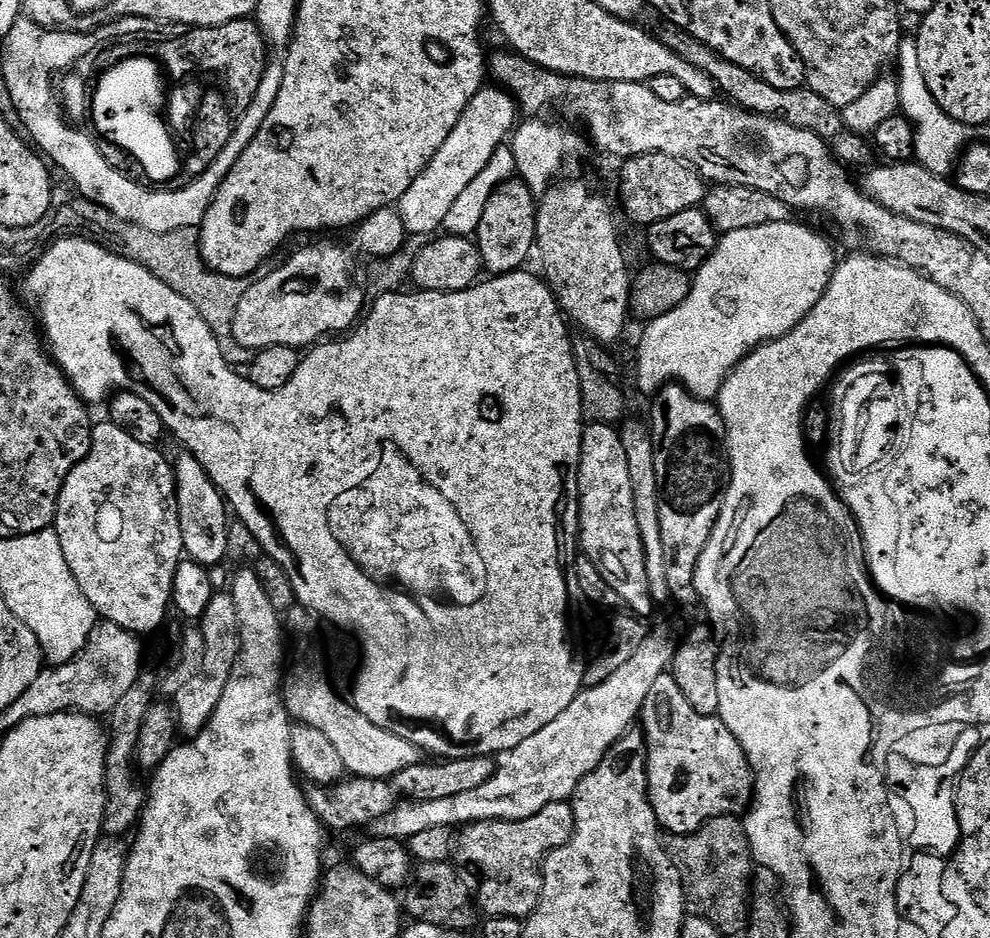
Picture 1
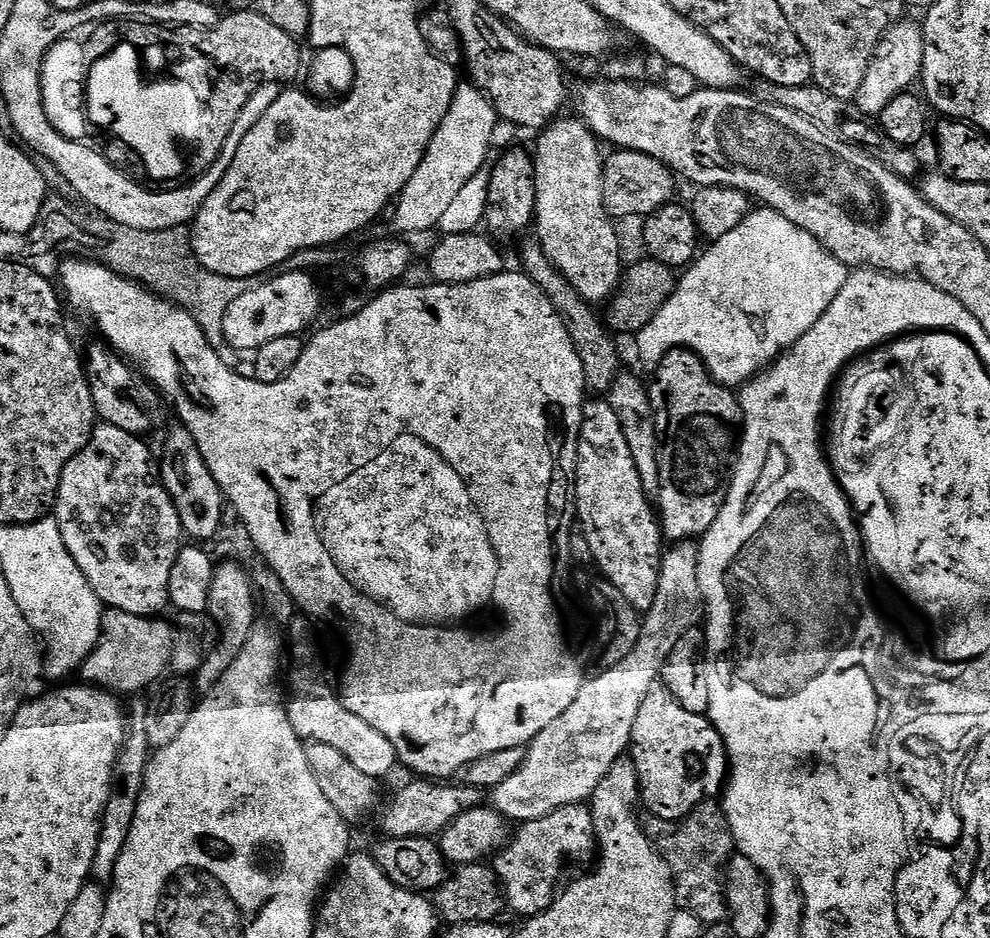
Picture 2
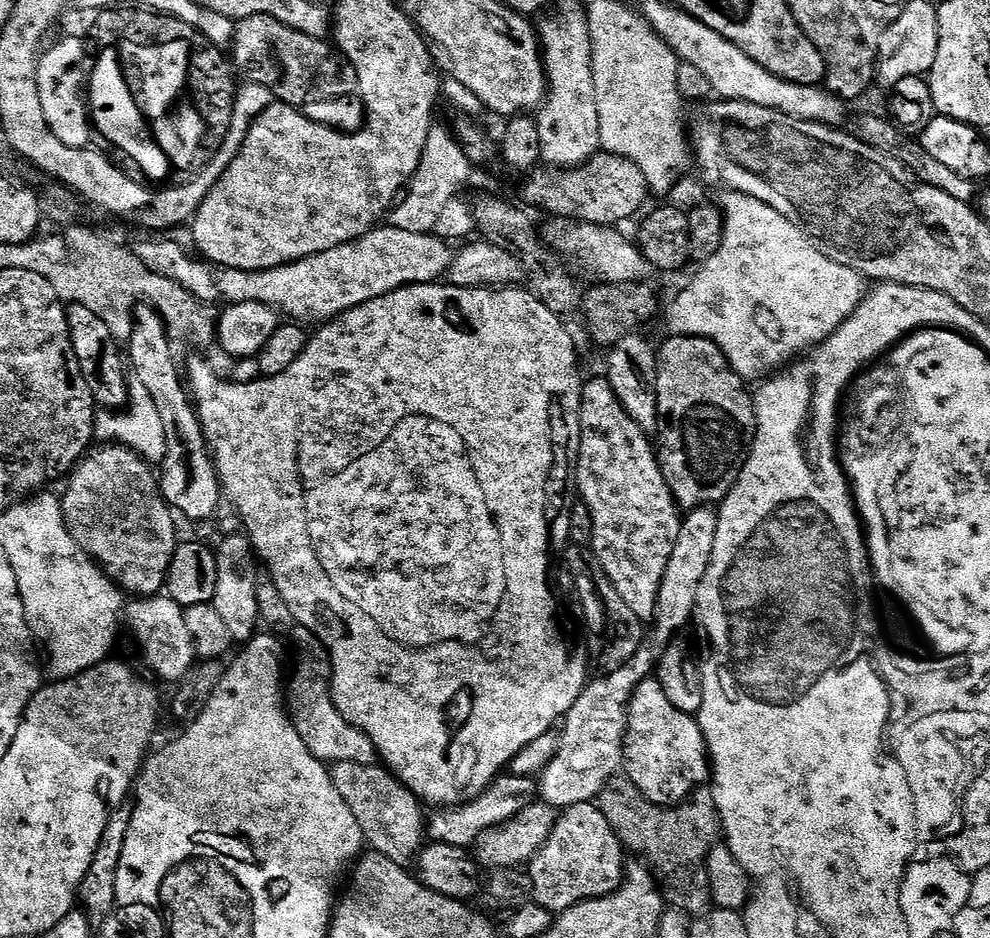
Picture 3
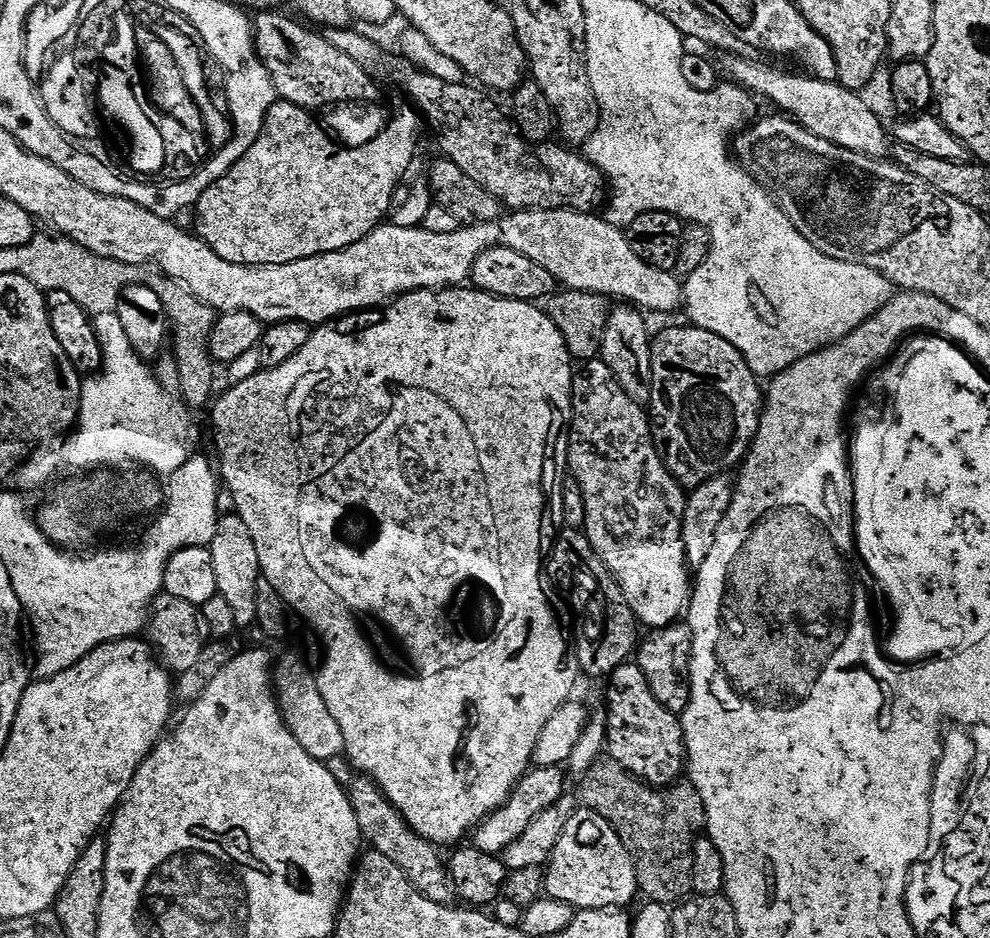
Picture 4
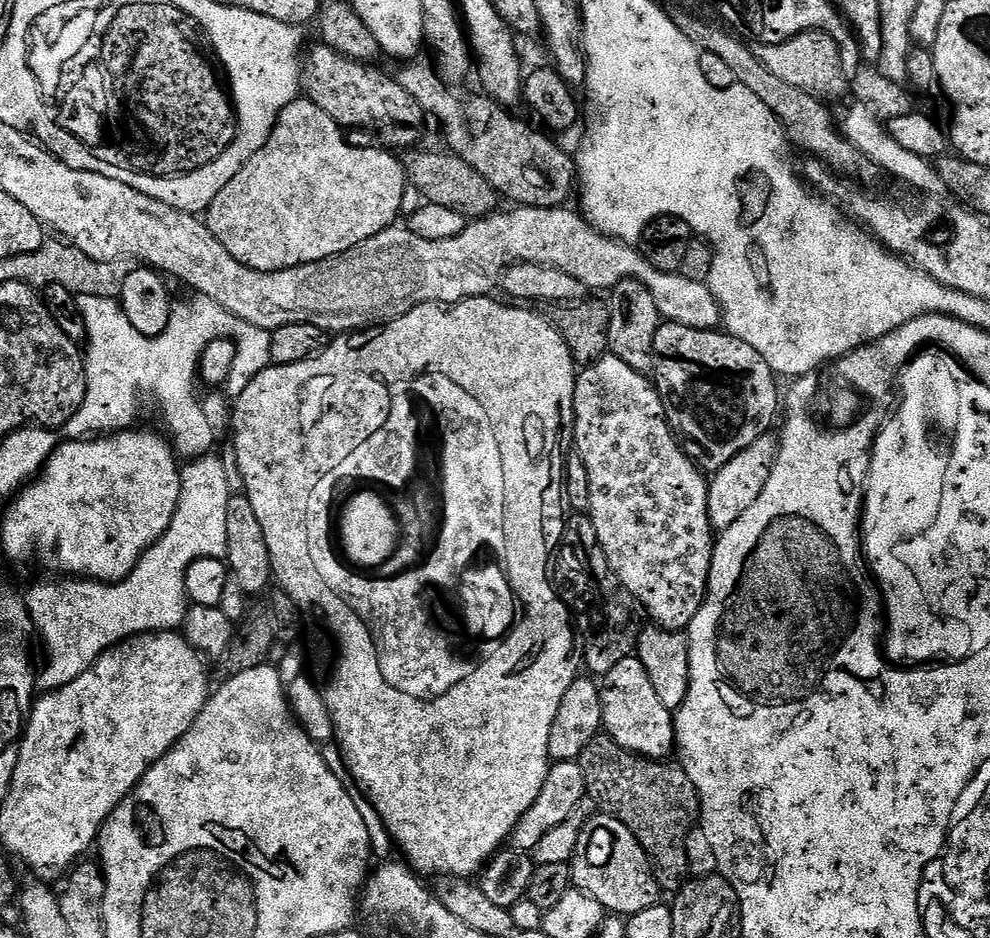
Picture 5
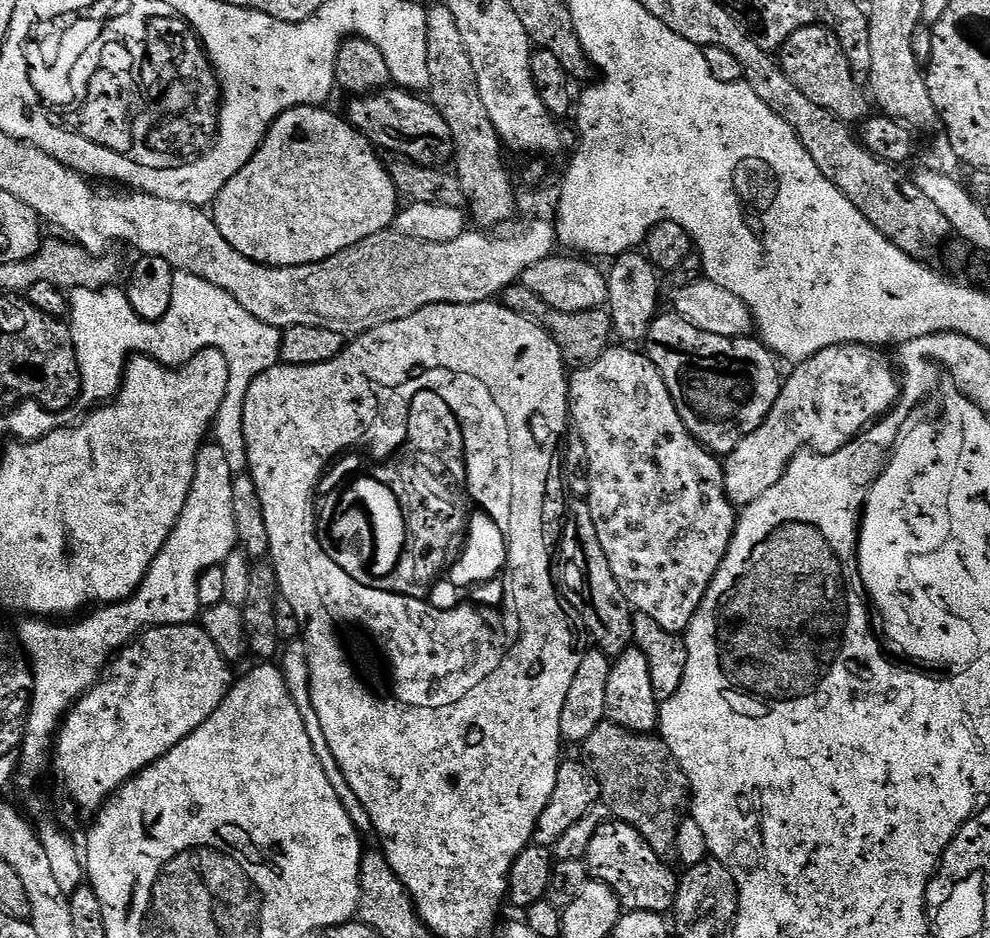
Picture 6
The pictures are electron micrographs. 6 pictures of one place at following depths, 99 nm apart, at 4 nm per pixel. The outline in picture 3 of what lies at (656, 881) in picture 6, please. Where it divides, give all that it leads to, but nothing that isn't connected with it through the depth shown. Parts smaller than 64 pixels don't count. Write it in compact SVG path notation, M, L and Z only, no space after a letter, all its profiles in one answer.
M595 803L570 805L557 819L546 846L530 861L534 874L528 876L533 882L535 903L548 912L559 914L584 900L600 900L611 892L620 891L626 871L624 856L624 845Z

